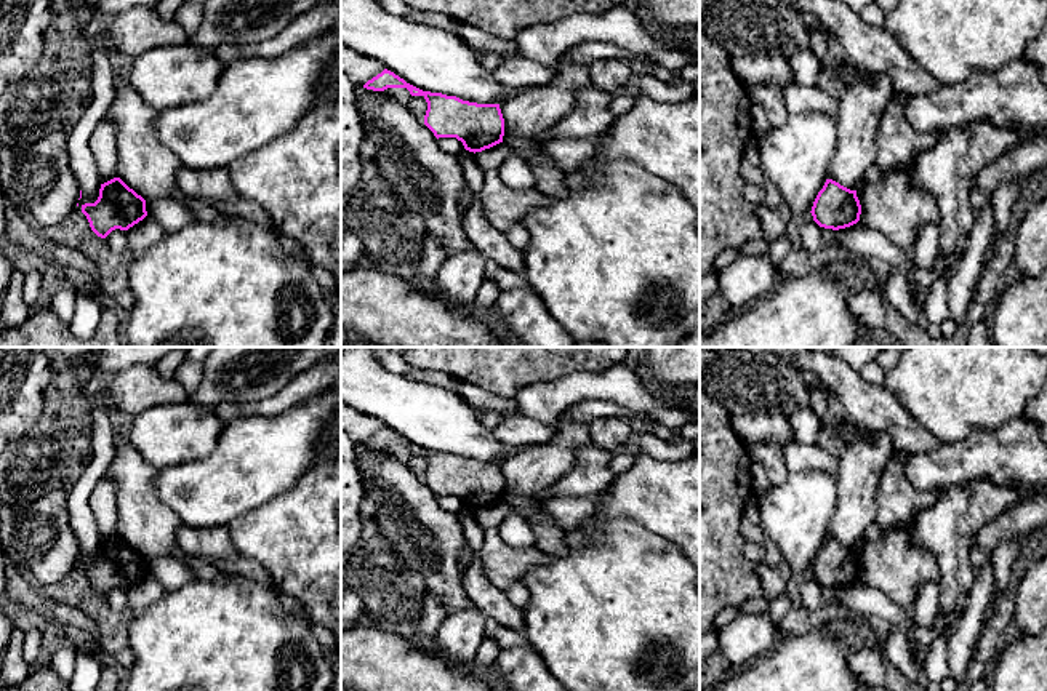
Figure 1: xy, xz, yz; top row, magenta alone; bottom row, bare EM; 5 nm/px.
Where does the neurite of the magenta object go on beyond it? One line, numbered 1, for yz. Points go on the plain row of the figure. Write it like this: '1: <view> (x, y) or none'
1: none

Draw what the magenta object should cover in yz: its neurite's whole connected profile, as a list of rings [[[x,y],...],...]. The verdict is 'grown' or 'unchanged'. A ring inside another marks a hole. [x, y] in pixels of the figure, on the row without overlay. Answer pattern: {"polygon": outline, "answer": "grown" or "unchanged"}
{"polygon": [[[826,537],[812,565],[813,579],[824,587],[845,587],[860,579],[861,563],[856,549]]], "answer": "unchanged"}

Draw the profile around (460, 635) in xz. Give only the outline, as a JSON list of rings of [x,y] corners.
[[[479,609],[447,614],[435,641],[439,654],[450,662],[472,667],[480,643],[488,637],[490,621]]]

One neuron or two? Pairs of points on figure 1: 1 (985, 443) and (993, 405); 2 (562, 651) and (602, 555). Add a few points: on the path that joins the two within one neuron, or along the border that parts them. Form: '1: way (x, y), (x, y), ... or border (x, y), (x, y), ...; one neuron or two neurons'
1: border (1020, 416), (993, 429), (977, 429), (953, 443); two neurons
2: way (586, 627), (602, 611), (602, 579); one neuron

